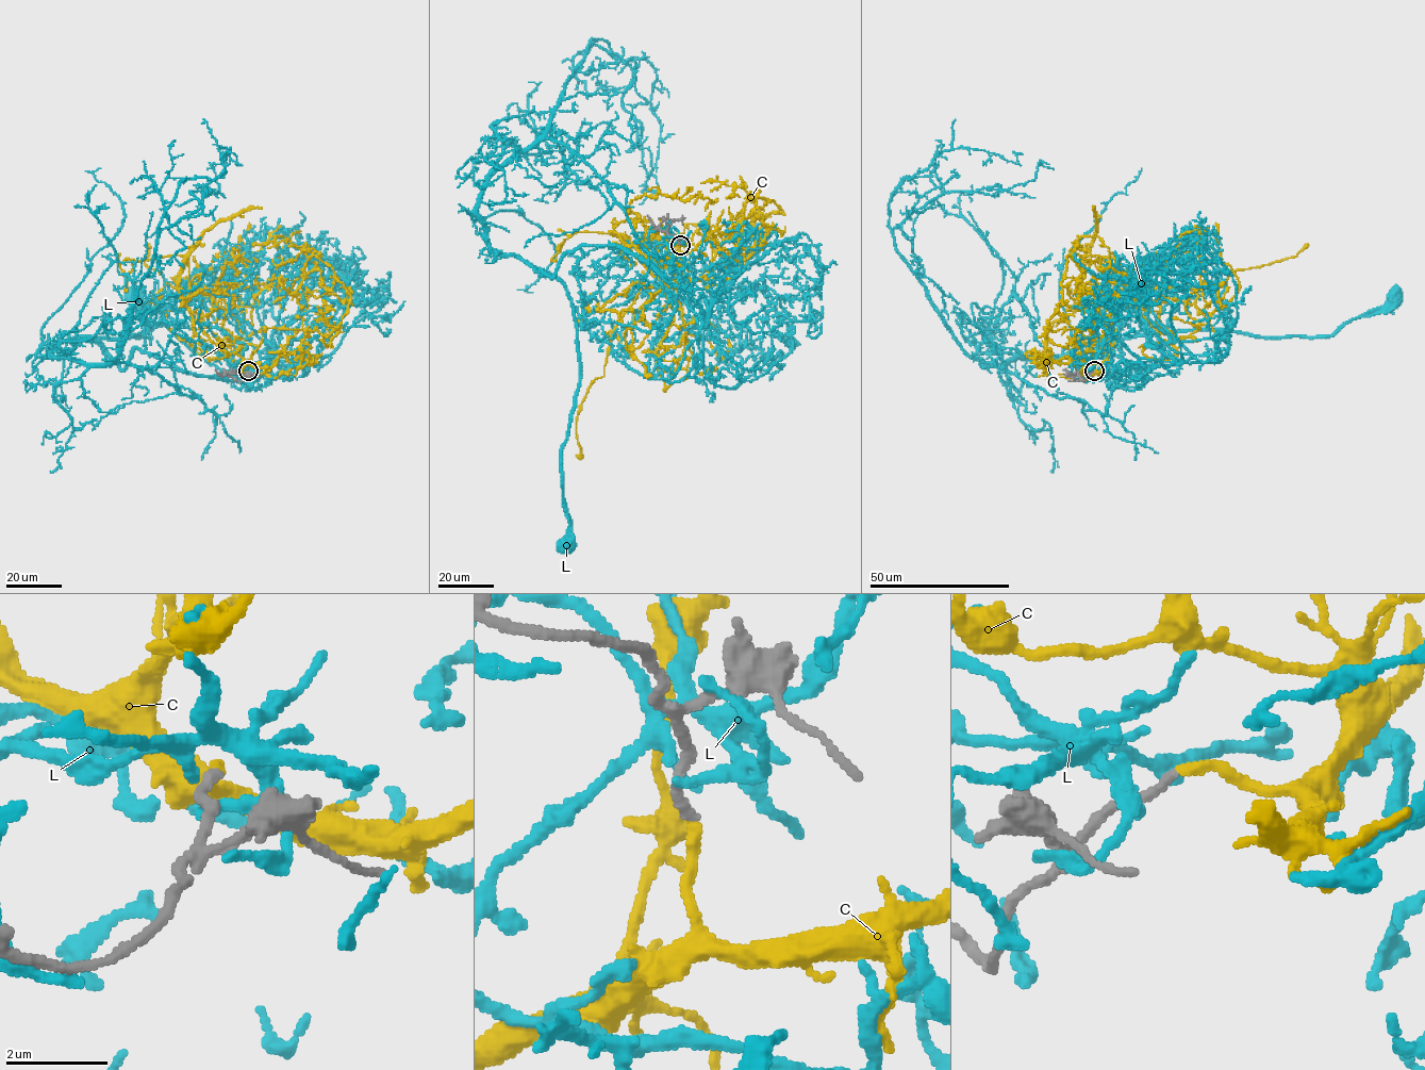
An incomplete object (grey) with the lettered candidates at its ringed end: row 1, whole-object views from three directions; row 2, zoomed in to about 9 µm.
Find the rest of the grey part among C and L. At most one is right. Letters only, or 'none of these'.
C

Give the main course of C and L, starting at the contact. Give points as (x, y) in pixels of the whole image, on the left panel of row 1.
C: (247, 371), (195, 331), (181, 293), (236, 286), (246, 246), (224, 251), (246, 320), (262, 283), (285, 309)
L: (246, 373), (135, 347), (120, 368), (99, 339), (147, 330), (128, 336), (133, 297)

